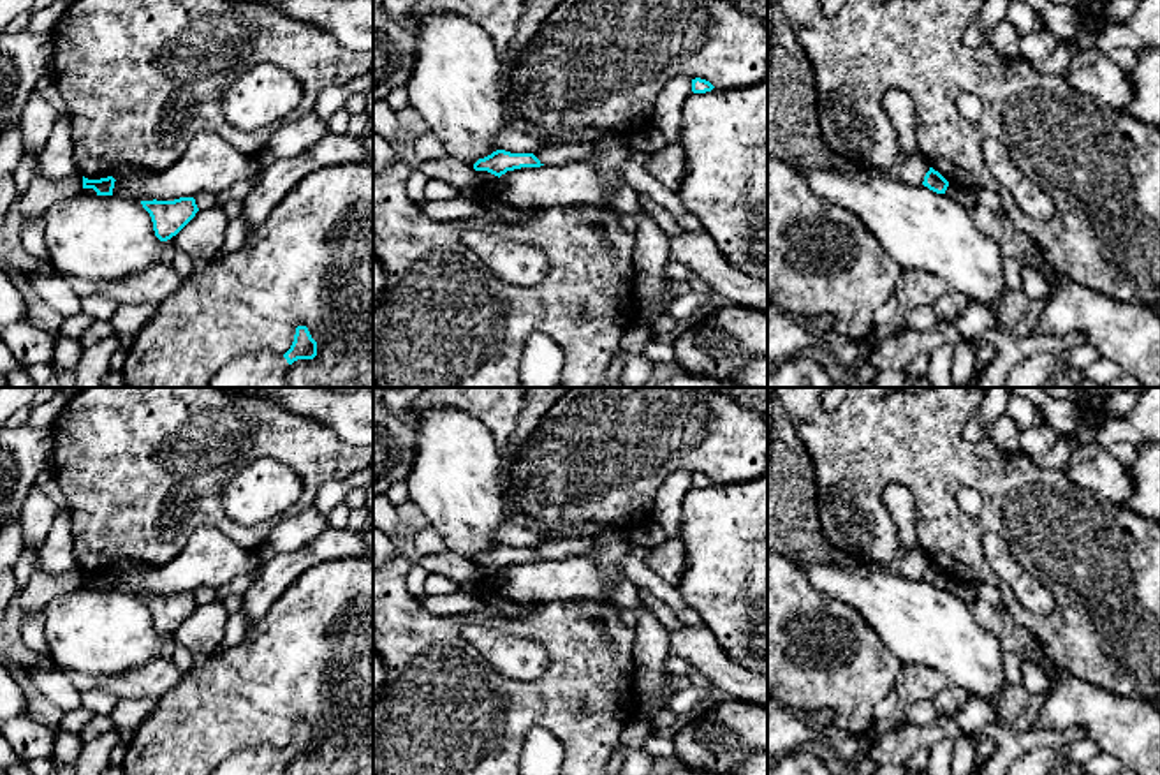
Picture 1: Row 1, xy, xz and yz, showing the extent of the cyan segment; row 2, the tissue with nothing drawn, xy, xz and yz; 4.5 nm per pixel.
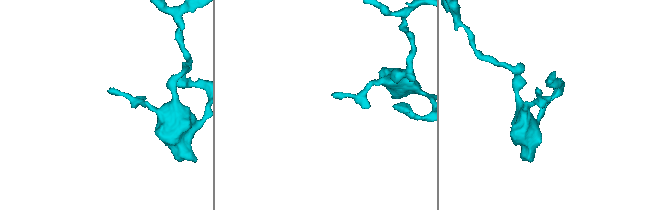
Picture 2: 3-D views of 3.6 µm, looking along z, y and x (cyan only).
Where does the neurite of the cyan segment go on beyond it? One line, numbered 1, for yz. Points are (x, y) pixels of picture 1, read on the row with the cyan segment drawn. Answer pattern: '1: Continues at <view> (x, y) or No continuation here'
1: No continuation here

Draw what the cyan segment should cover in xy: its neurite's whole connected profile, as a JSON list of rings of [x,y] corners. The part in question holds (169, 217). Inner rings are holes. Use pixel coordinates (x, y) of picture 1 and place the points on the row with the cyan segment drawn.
[[[180,197],[174,201],[141,201],[150,213],[155,236],[167,241],[176,236],[199,211],[194,197]]]

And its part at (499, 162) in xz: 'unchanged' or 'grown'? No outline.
unchanged

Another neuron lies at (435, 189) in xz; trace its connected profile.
[[[429,180],[419,204],[428,201],[447,201],[456,196],[456,188],[442,180]]]

